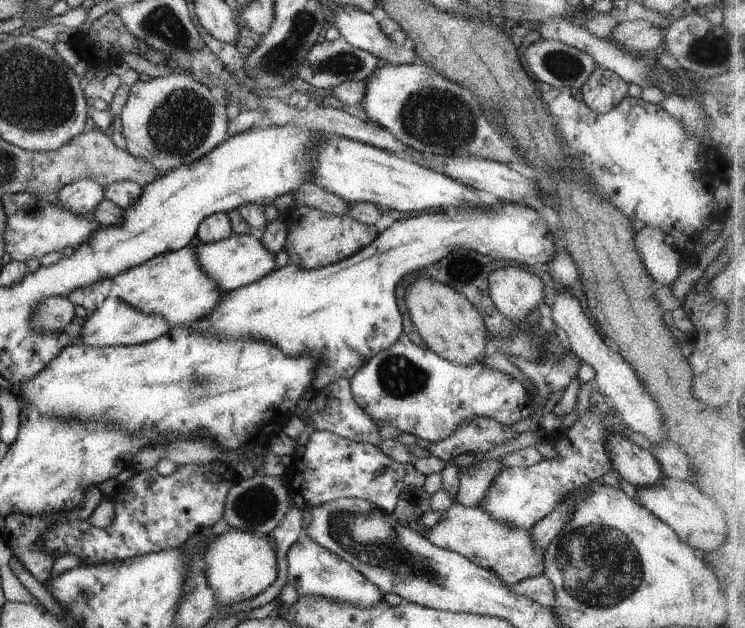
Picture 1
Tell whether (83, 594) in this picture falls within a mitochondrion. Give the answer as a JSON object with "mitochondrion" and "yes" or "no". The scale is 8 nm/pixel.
{"mitochondrion":"yes"}

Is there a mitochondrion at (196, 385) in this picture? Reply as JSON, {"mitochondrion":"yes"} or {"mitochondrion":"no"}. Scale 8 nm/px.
{"mitochondrion":"yes"}

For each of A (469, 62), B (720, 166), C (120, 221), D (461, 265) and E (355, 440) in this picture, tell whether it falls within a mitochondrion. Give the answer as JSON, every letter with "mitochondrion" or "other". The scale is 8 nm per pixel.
{"A":"other","B":"other","C":"other","D":"other","E":"other"}

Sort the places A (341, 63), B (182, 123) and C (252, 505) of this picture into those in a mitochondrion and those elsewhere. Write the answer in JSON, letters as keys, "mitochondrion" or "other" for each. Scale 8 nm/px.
{"A":"mitochondrion","B":"mitochondrion","C":"mitochondrion"}

